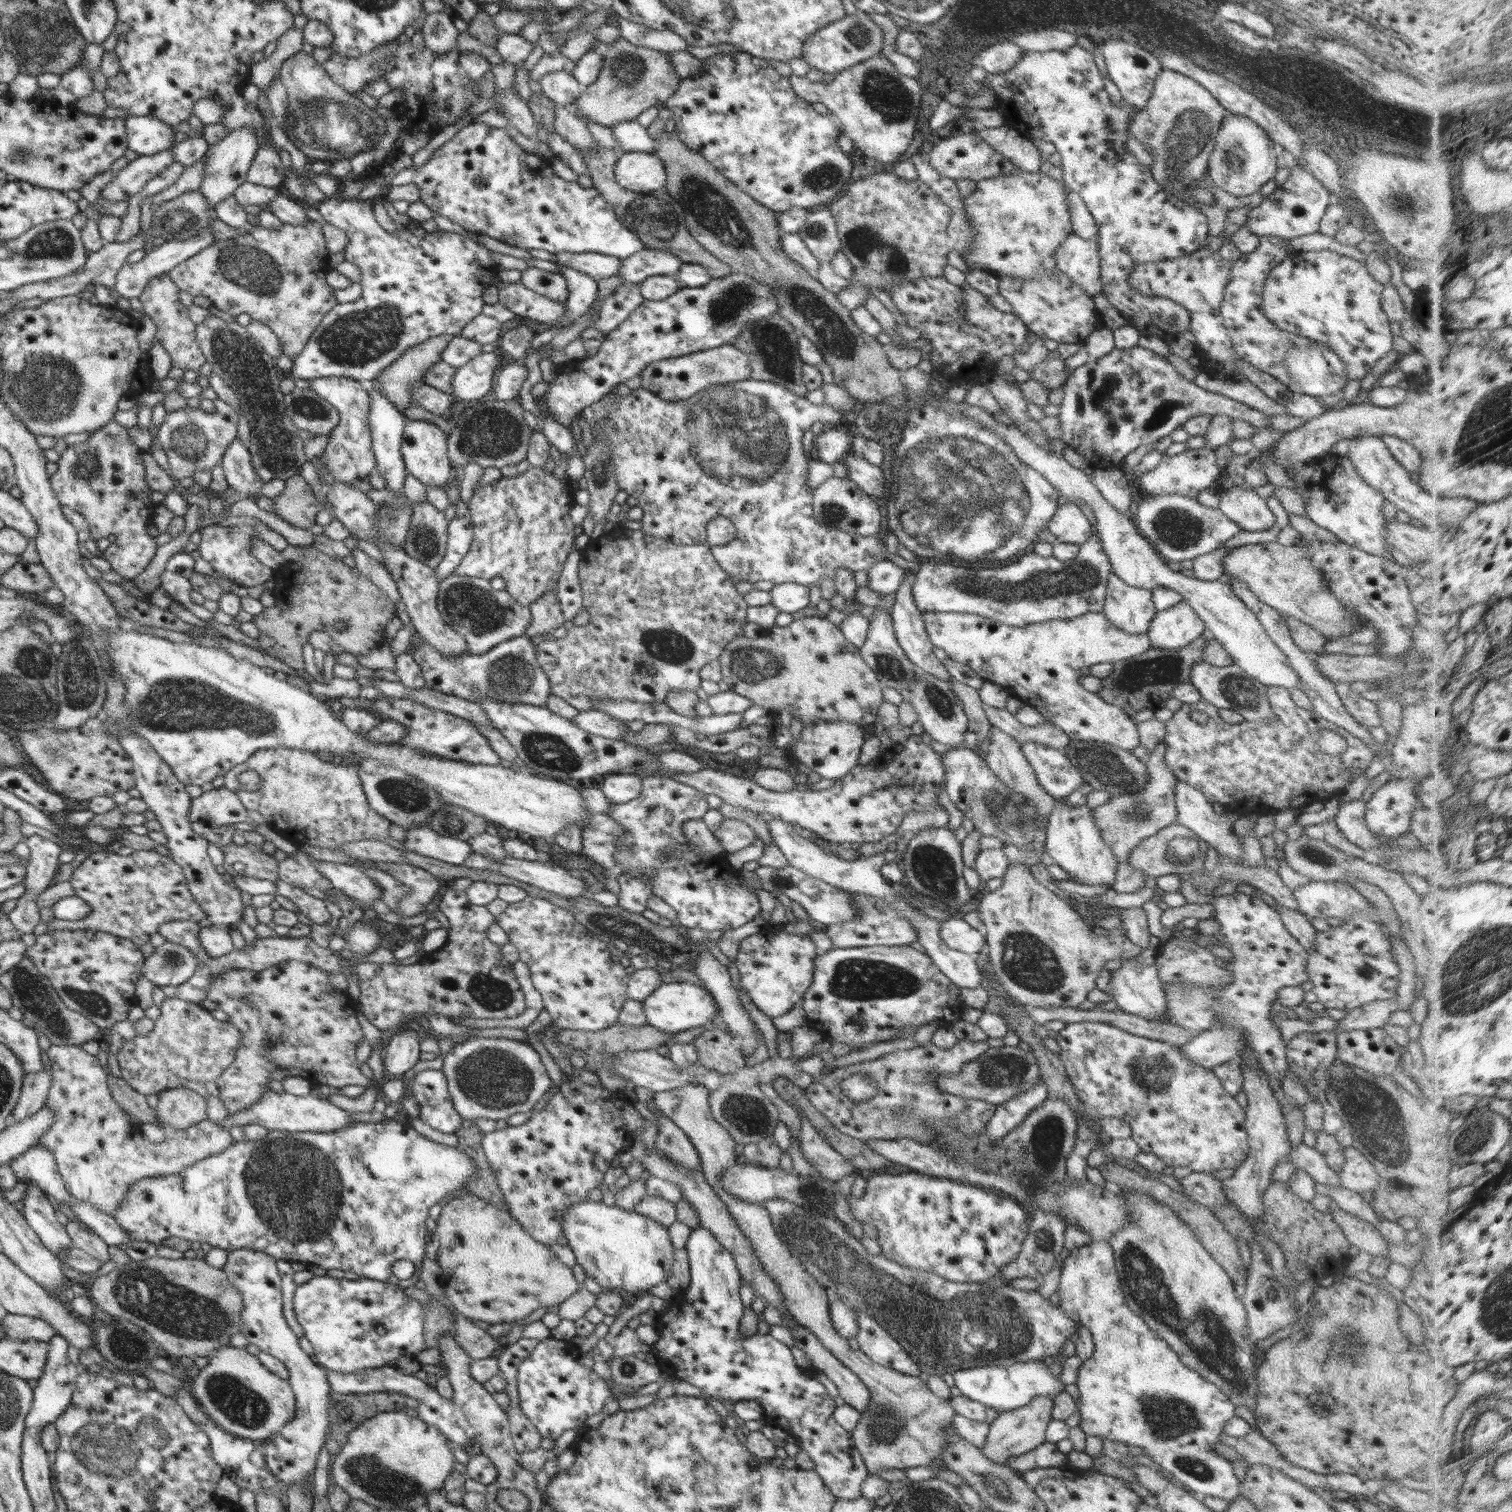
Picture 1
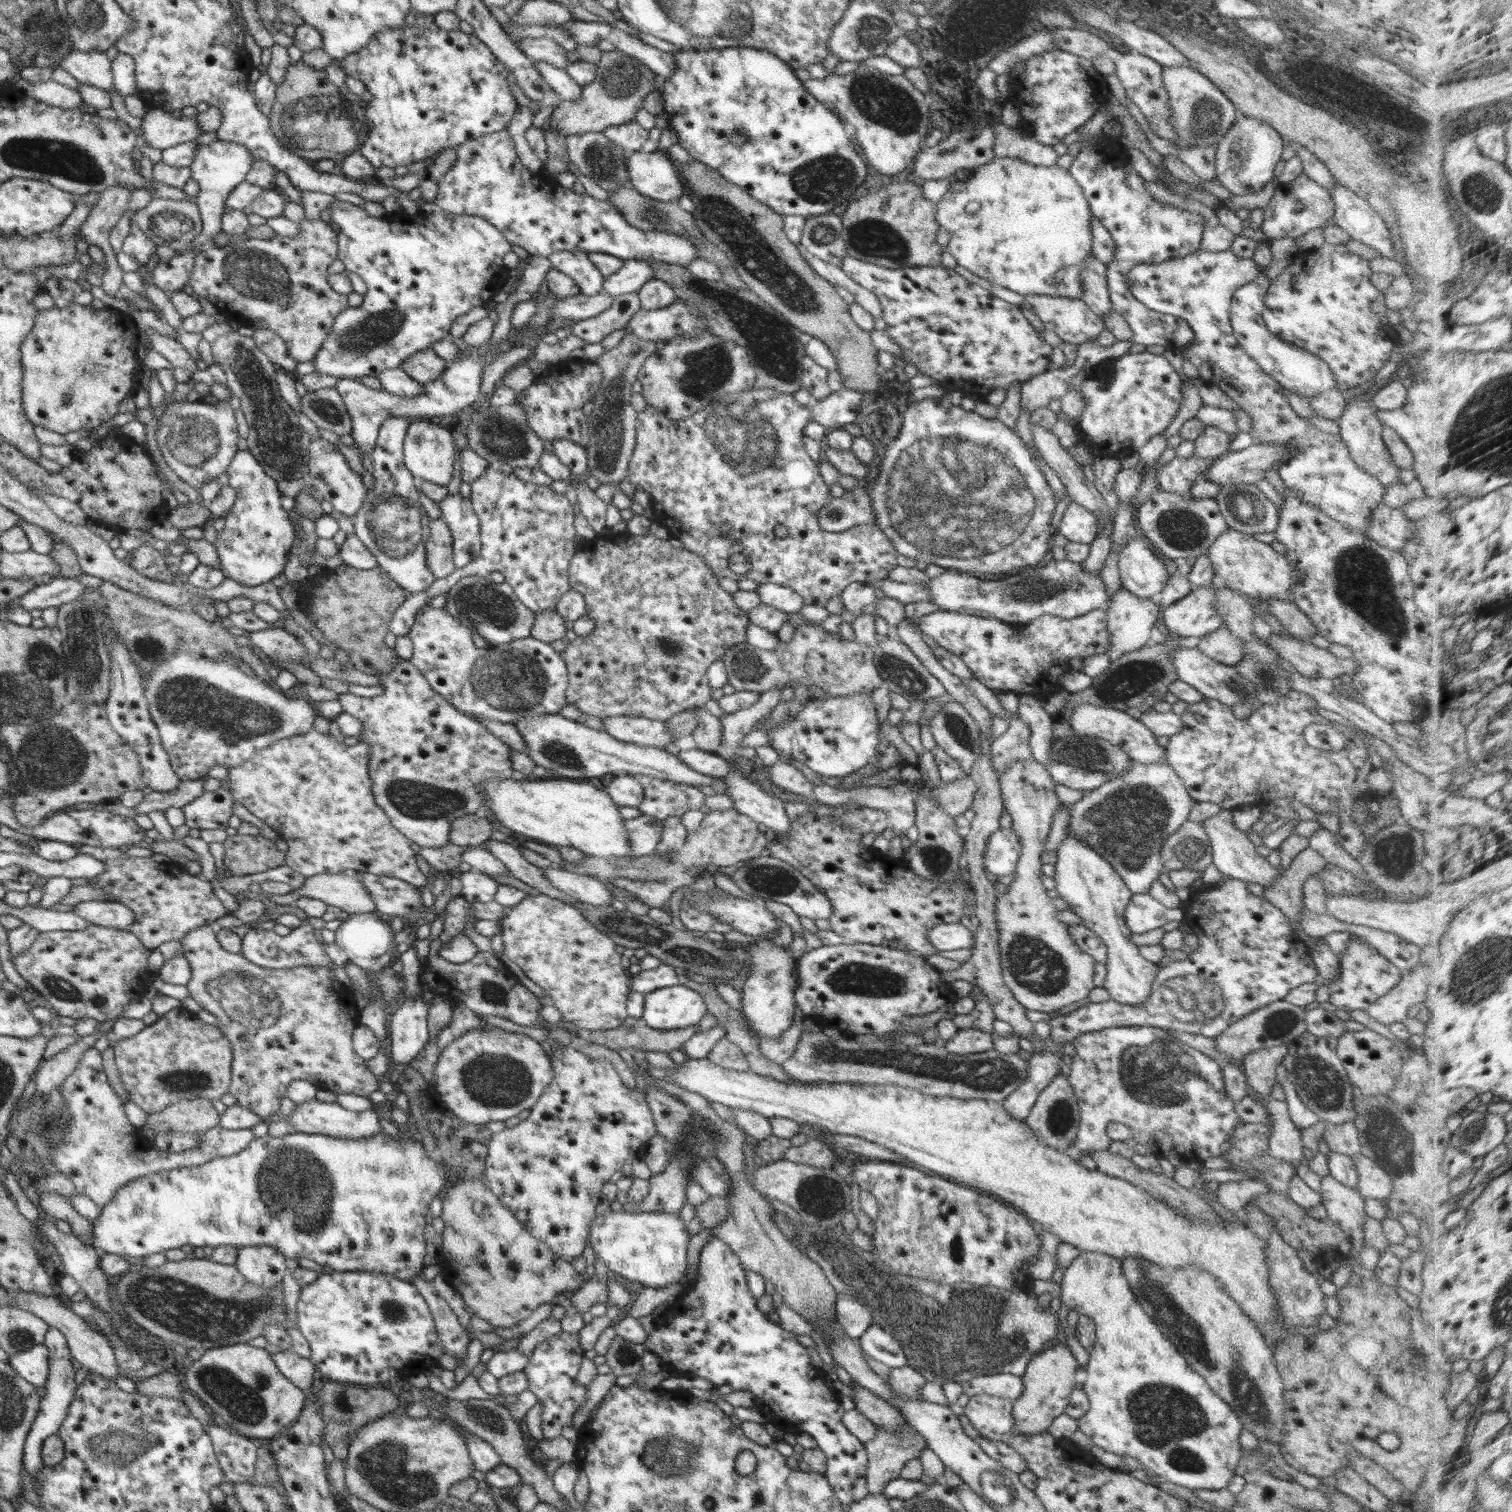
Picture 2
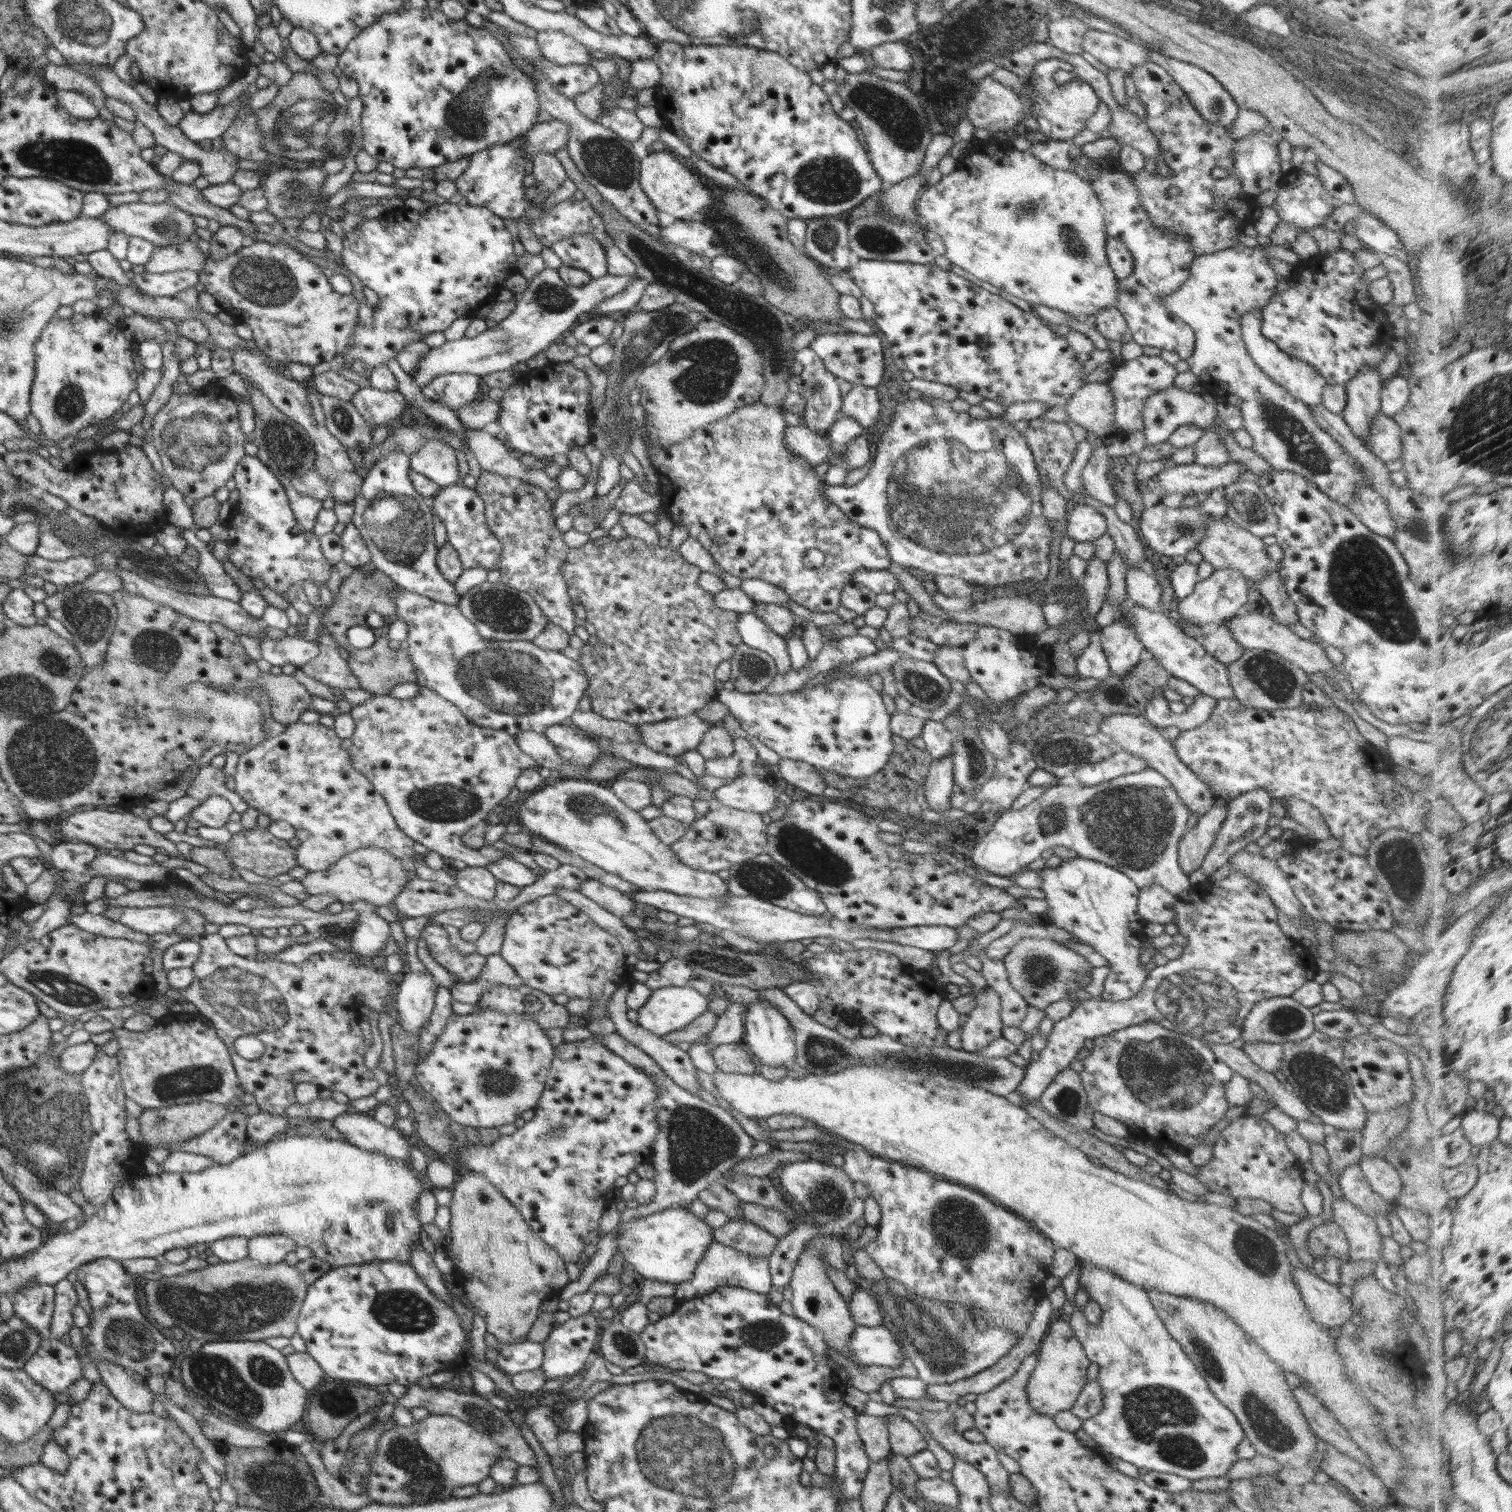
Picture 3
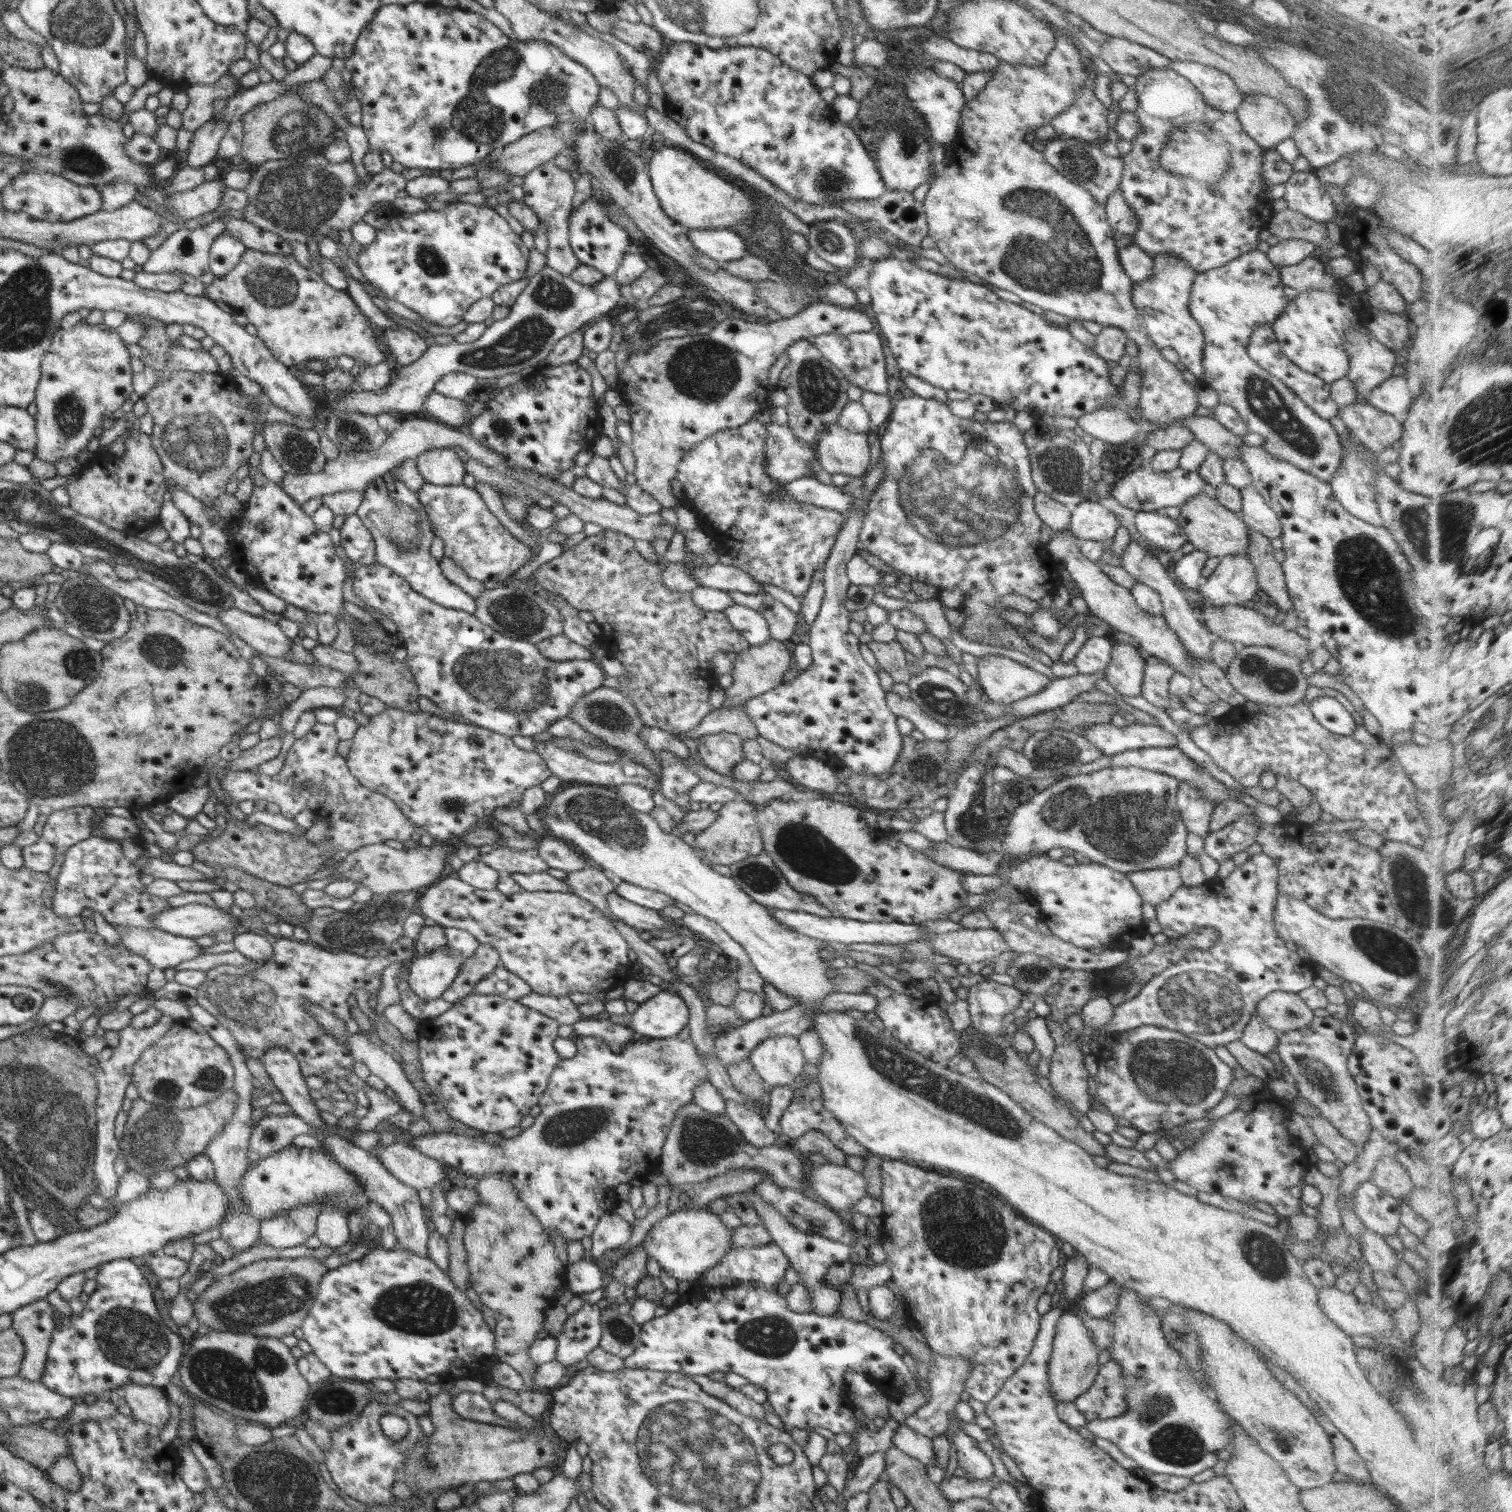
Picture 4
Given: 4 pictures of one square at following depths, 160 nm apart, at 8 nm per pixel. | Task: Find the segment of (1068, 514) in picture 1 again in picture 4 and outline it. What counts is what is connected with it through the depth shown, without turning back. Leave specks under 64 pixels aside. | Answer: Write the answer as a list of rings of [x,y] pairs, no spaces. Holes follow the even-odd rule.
[[[1093,501],[1078,504],[1071,512],[1070,532],[1076,540],[1109,542],[1116,534],[1120,522],[1116,515]]]

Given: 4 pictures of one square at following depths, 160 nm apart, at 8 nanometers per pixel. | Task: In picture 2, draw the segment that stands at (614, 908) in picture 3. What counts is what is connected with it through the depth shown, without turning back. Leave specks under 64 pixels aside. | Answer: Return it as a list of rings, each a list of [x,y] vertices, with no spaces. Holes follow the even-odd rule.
[[[562,868],[540,869],[546,880],[560,892],[574,896],[576,902],[590,904],[596,907],[611,906],[612,894],[603,882],[592,876],[580,875]]]

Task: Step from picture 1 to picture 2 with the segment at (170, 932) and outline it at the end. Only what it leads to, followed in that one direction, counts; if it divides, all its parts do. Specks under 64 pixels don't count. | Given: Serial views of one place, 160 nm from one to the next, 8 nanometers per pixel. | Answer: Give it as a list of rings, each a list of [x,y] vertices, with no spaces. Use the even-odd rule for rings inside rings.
[[[212,925],[198,927],[185,934],[180,942],[183,944],[183,957],[190,963],[191,980],[188,982],[186,989],[190,992],[190,996],[198,1002],[202,1010],[208,1010],[210,1014],[214,1014],[219,1020],[217,1027],[224,1033],[224,1036],[230,1041],[230,1046],[233,1052],[233,1061],[231,1066],[231,1083],[229,1092],[236,1098],[236,1102],[241,1107],[247,1108],[263,1120],[273,1118],[280,1114],[280,1099],[285,1096],[288,1085],[293,1080],[307,1080],[322,1090],[330,1090],[330,1092],[357,1094],[358,1096],[368,1097],[375,1090],[379,1090],[379,1080],[375,1074],[372,1074],[367,1067],[367,1061],[356,1054],[353,1047],[352,1035],[356,1025],[359,1022],[360,1010],[355,1004],[353,992],[350,988],[338,982],[335,972],[328,968],[320,968],[320,966],[297,966],[290,969],[270,970],[268,968],[260,968],[260,965],[254,964],[244,958],[240,953],[231,953],[224,950],[220,946],[216,938],[216,928]]]

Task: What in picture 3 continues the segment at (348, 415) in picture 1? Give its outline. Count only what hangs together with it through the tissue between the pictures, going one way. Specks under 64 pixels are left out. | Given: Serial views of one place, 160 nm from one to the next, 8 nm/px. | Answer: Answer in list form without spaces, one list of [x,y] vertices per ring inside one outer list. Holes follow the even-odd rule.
[[[444,374],[434,376],[434,379],[420,389],[422,396],[456,411],[468,403],[474,403],[482,388],[482,378],[474,374]],[[359,388],[352,399],[352,404],[370,430],[375,426],[382,425],[391,431],[390,423],[396,418],[403,416],[403,412],[408,405],[406,397],[397,390],[377,390],[374,388]]]

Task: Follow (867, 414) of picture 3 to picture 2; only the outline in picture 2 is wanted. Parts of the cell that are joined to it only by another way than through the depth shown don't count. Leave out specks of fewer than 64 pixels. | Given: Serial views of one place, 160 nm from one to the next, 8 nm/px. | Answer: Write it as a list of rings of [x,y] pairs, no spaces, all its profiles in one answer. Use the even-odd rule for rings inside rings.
[[[772,388],[753,389],[752,391],[724,395],[722,398],[710,402],[710,405],[702,409],[702,411],[698,411],[688,417],[688,419],[682,419],[682,421],[672,421],[666,415],[656,411],[654,407],[647,404],[643,412],[636,414],[636,445],[630,459],[629,474],[626,478],[634,484],[636,490],[644,490],[650,494],[650,506],[653,509],[654,519],[666,527],[666,530],[668,530],[672,538],[677,538],[684,544],[682,548],[699,554],[701,559],[712,569],[712,572],[717,577],[731,578],[736,581],[742,577],[728,567],[730,556],[736,554],[736,552],[740,552],[740,554],[747,556],[750,561],[750,570],[745,574],[749,579],[760,583],[773,582],[774,584],[787,586],[794,592],[800,593],[804,604],[818,604],[818,606],[824,607],[829,598],[838,596],[850,583],[865,582],[875,584],[878,580],[885,579],[889,576],[889,572],[897,565],[897,550],[894,548],[892,541],[888,540],[888,537],[877,525],[859,524],[838,532],[825,531],[819,525],[820,518],[818,511],[830,501],[830,493],[829,487],[820,474],[820,463],[812,460],[806,452],[802,441],[805,435],[805,428],[809,421],[817,422],[826,428],[843,428],[846,424],[856,422],[858,413],[860,413],[862,399],[863,394],[860,394],[860,392],[843,388],[838,390],[838,392],[830,392],[830,395],[822,401],[812,402],[809,406],[802,406],[800,402],[794,399],[793,395],[780,393]],[[723,522],[731,526],[727,537],[723,537],[719,531],[719,526]],[[778,524],[786,526],[786,530],[788,531],[786,537],[776,537],[774,535],[774,528]]]

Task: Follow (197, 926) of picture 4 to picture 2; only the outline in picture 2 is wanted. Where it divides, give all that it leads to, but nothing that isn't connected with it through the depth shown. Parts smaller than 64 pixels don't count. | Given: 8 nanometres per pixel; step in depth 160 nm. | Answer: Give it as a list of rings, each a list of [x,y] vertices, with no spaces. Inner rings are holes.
[[[84,902],[74,906],[72,912],[90,925],[116,929],[128,929],[134,925],[134,912],[118,902]]]

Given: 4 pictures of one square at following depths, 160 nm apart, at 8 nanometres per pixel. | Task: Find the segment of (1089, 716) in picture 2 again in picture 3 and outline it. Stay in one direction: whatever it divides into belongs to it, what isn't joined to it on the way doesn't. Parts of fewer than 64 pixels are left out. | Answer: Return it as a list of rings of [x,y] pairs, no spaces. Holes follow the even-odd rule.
[[[1109,714],[1099,723],[1099,730],[1109,734],[1112,740],[1117,742],[1124,751],[1142,757],[1147,762],[1148,767],[1165,776],[1172,785],[1172,788],[1178,793],[1180,800],[1191,813],[1206,814],[1210,808],[1220,802],[1212,794],[1211,788],[1205,782],[1202,782],[1178,758],[1177,752],[1167,736],[1162,731],[1158,731],[1144,715]]]

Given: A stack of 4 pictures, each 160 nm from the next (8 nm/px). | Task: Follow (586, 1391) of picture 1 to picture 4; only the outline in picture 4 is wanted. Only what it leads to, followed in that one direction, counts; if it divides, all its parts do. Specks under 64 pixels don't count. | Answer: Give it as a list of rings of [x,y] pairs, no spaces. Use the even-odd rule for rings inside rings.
[[[584,1303],[576,1314],[568,1316],[564,1329],[555,1336],[556,1362],[568,1368],[585,1360],[599,1347],[602,1335],[601,1312],[596,1303]]]

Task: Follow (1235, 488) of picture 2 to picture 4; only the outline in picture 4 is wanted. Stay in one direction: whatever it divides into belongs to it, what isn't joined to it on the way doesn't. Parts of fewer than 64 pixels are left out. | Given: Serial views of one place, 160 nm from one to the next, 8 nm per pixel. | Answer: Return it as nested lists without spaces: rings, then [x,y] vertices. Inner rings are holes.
[[[1250,484],[1239,490],[1242,498],[1240,518],[1248,527],[1254,527],[1269,539],[1281,538],[1282,527],[1278,518],[1264,498]]]

